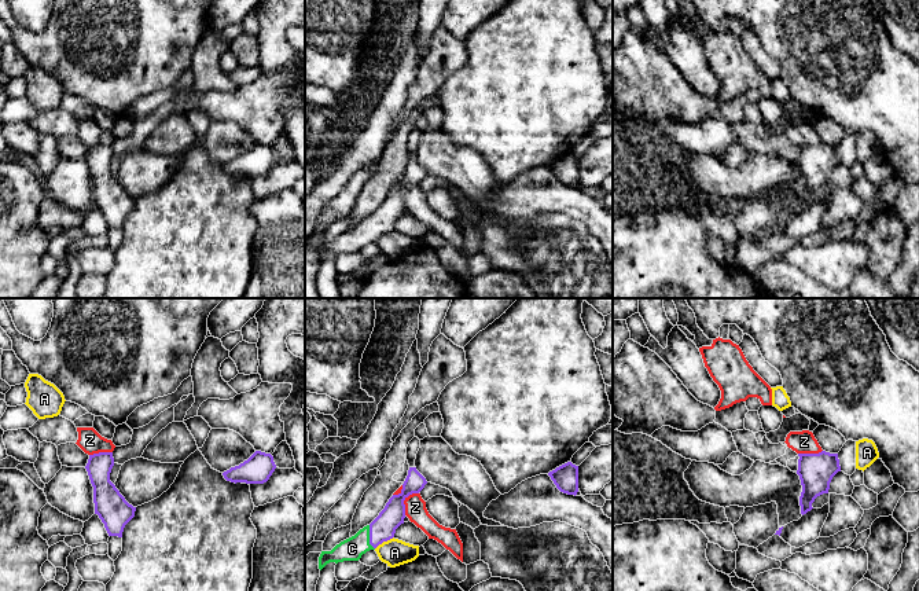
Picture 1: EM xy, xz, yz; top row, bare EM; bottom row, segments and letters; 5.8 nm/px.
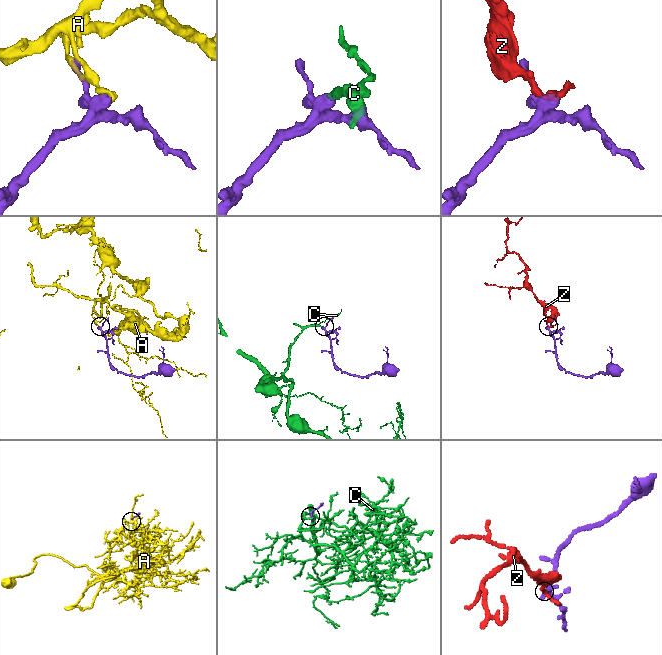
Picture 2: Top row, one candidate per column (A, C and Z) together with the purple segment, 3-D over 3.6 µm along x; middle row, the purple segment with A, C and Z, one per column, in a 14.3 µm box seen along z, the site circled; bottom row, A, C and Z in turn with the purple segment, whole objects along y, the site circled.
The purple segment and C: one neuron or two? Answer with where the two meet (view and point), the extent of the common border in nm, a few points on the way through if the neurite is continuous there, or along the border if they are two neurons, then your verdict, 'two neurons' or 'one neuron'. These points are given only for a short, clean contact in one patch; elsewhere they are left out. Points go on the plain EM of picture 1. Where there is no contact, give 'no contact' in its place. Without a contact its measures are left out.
meets purple in xz at (370, 230); contact 150 nm long; runs through xz (383, 219), (370, 230), (352, 241); one neuron

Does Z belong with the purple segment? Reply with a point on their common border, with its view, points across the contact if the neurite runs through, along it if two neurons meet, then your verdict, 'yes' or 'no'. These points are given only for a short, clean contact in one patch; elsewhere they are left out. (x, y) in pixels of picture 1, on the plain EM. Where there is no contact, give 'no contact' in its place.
meets purple in xz at (404, 191); border along xz (418, 184), (412, 184), (404, 193), (404, 206); no

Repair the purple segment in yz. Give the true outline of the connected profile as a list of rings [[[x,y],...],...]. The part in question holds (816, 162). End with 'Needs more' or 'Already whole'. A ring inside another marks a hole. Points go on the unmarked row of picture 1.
[[[798,146],[798,162],[802,184],[799,188],[801,206],[810,203],[815,191],[828,186],[832,169],[841,164],[838,146]]]. Already whole

